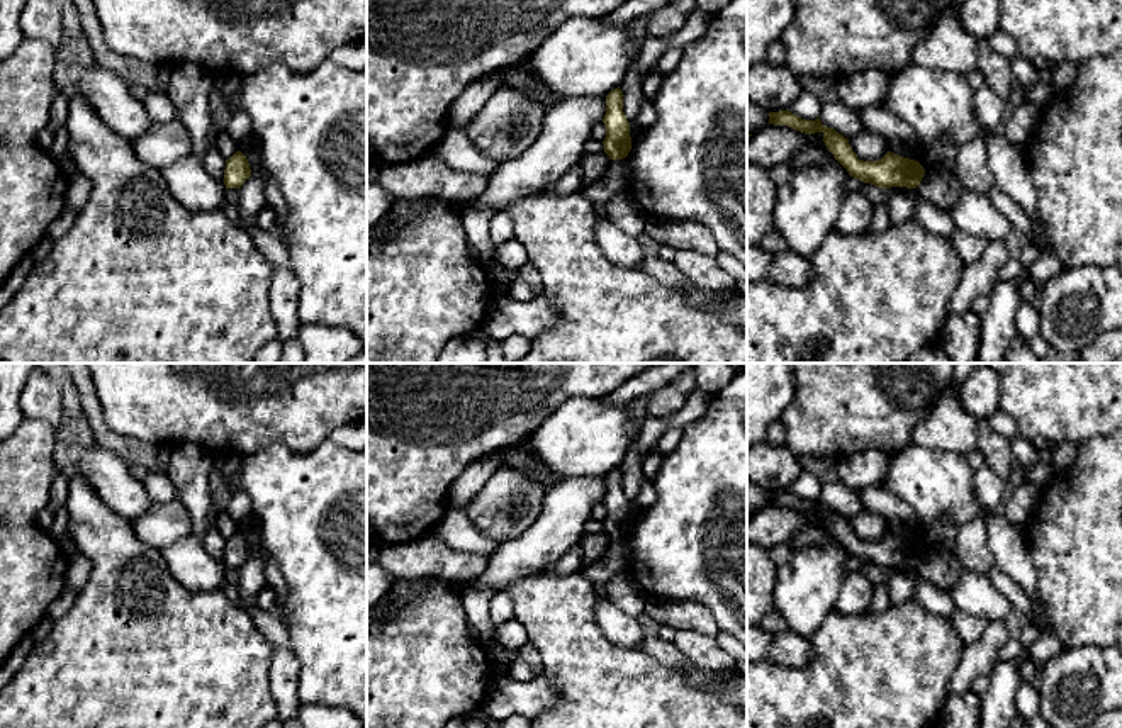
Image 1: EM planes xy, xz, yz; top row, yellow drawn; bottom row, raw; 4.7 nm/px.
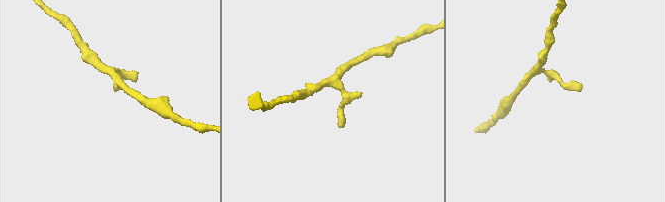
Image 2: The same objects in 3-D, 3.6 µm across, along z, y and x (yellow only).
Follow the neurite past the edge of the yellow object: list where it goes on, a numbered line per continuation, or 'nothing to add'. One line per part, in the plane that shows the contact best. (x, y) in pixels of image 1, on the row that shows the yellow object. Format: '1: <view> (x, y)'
nothing to add

